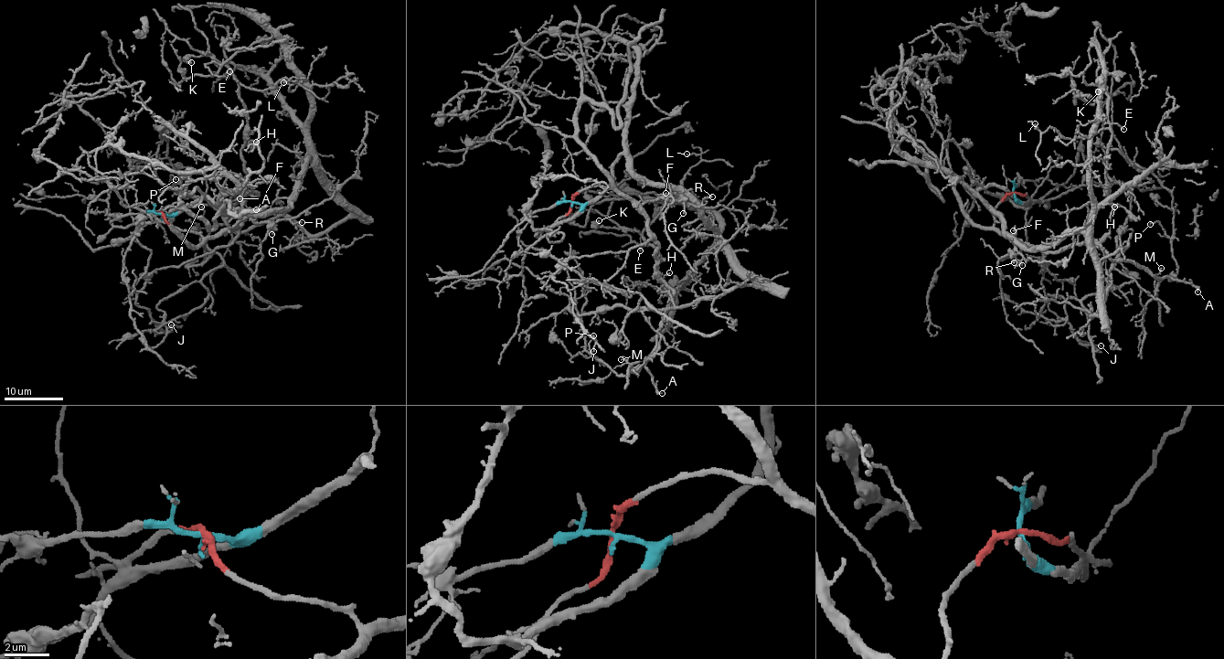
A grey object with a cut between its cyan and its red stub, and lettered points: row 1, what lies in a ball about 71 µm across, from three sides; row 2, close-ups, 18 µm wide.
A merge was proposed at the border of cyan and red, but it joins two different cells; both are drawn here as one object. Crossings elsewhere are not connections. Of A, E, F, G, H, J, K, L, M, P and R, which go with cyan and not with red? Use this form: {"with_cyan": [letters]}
{"with_cyan": []}

